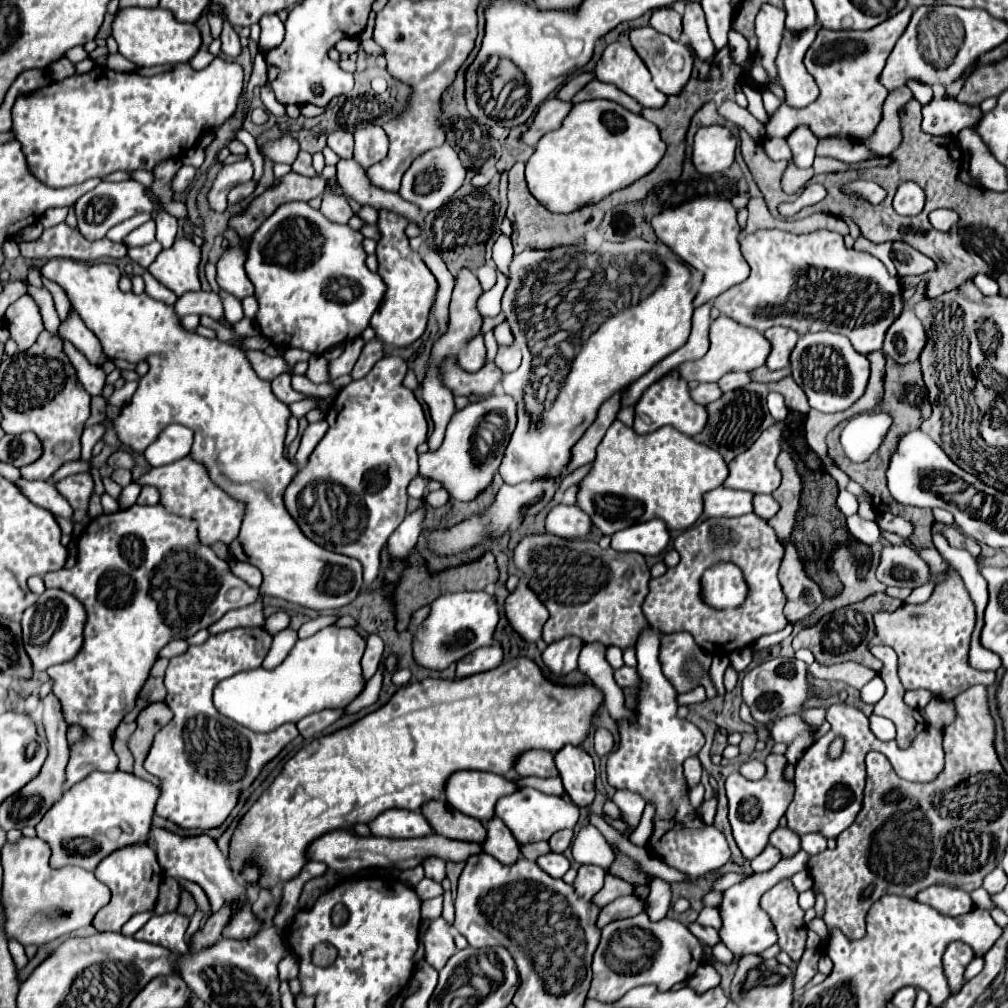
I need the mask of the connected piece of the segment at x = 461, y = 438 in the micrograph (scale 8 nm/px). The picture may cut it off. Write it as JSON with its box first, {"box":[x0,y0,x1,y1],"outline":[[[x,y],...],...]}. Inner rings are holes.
{"box":[420,393,516,501],"outline":[[[506,393],[490,395],[486,399],[480,399],[476,403],[470,403],[468,407],[456,411],[454,417],[448,423],[446,439],[444,439],[442,447],[436,453],[424,453],[424,455],[420,455],[420,475],[428,477],[428,479],[434,479],[434,481],[442,481],[444,487],[450,491],[450,495],[454,499],[458,499],[458,501],[470,501],[476,495],[480,495],[490,485],[490,481],[496,475],[496,469],[500,465],[500,453],[502,453],[502,449],[498,453],[494,453],[494,455],[484,457],[484,459],[476,459],[472,455],[474,431],[476,431],[478,423],[488,413],[500,413],[500,415],[504,415],[506,421],[508,421],[508,433],[514,431],[514,427],[516,427],[516,401],[510,395],[506,395]]]}

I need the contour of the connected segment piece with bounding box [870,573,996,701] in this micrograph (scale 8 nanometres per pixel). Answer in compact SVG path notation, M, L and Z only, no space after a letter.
M956 573L934 587L932 597L924 605L902 605L894 613L876 613L876 639L872 645L890 645L898 653L898 673L904 689L928 689L940 699L954 699L972 685L992 685L994 671L970 667L970 635L974 629L974 603Z

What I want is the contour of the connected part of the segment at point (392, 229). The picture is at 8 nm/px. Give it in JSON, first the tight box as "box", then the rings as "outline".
{"box":[370,211,438,347],"outline":[[[380,211],[380,233],[382,239],[378,241],[378,273],[384,279],[384,283],[388,285],[388,291],[382,299],[382,305],[378,307],[378,311],[372,315],[370,325],[376,331],[376,337],[386,343],[386,345],[394,345],[394,347],[406,347],[412,345],[416,339],[422,337],[426,323],[428,323],[428,315],[430,309],[434,305],[434,297],[438,291],[438,281],[432,275],[432,271],[426,267],[426,263],[422,261],[422,257],[410,249],[408,237],[404,235],[408,221],[396,213],[390,211]]]}

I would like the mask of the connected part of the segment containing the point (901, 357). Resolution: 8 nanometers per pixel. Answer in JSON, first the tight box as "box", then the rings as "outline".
{"box":[884,311,928,363],"outline":[[[904,311],[896,323],[888,329],[886,339],[884,339],[884,353],[892,359],[896,359],[896,363],[912,363],[918,361],[924,347],[928,341],[928,331],[922,325],[922,321],[912,313],[912,311]]]}

